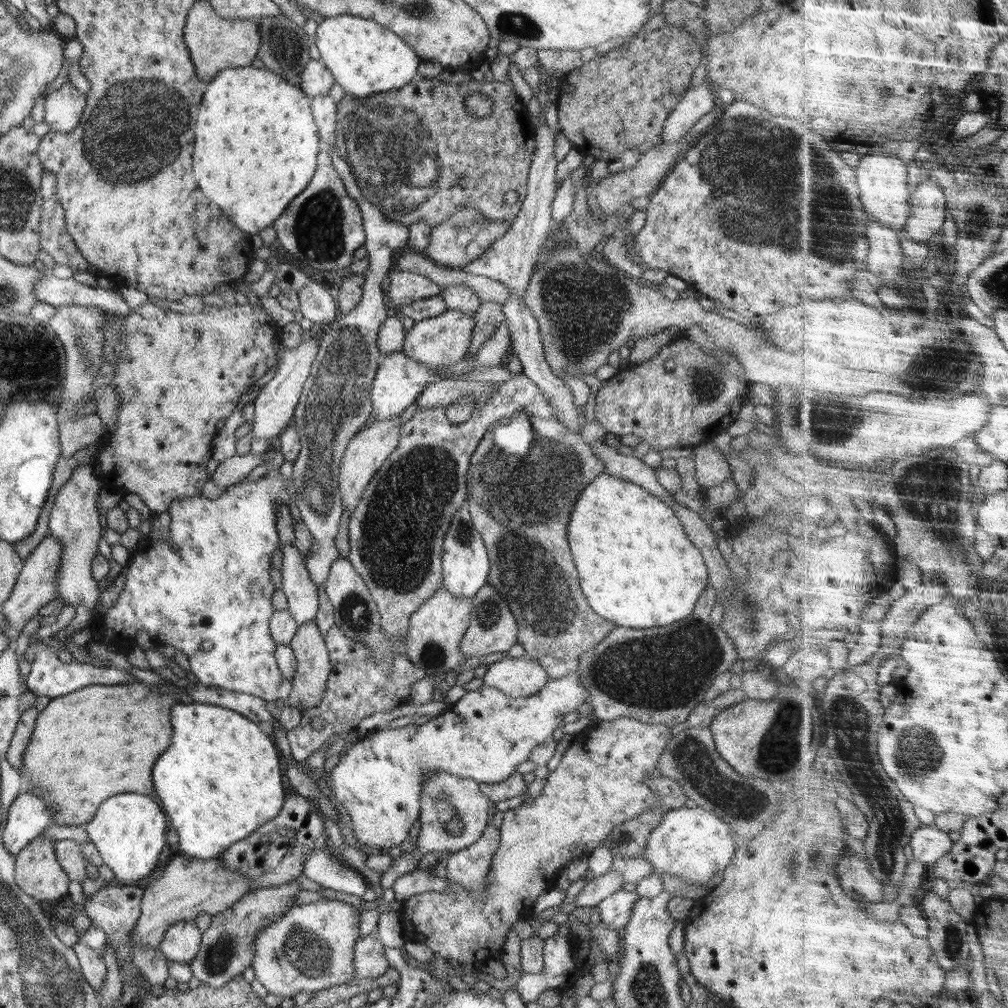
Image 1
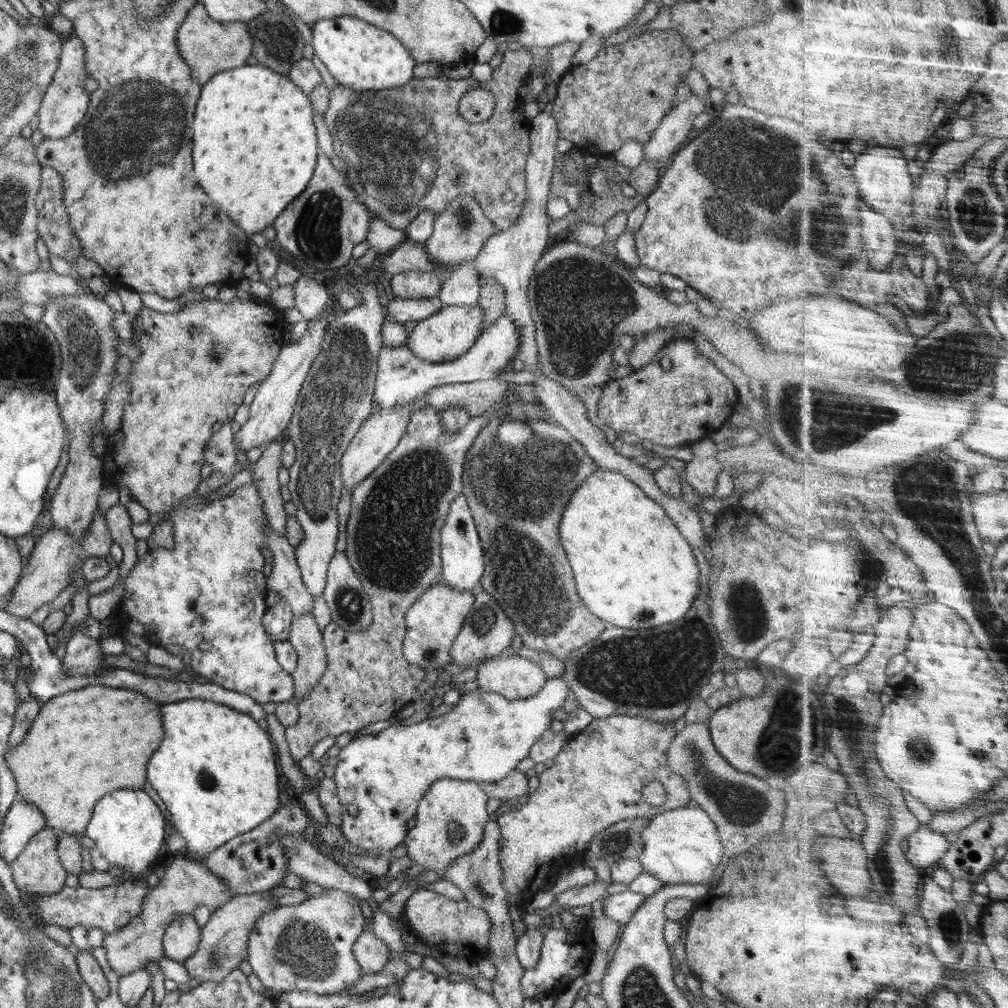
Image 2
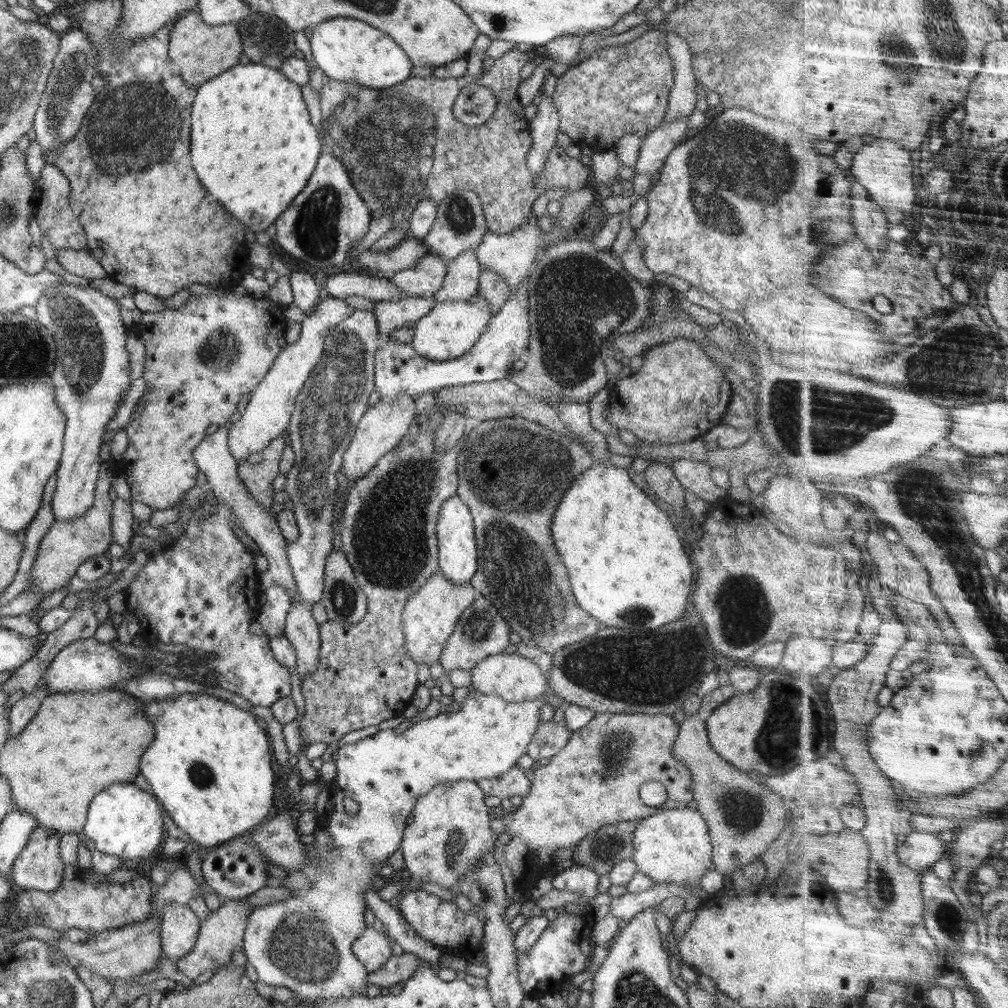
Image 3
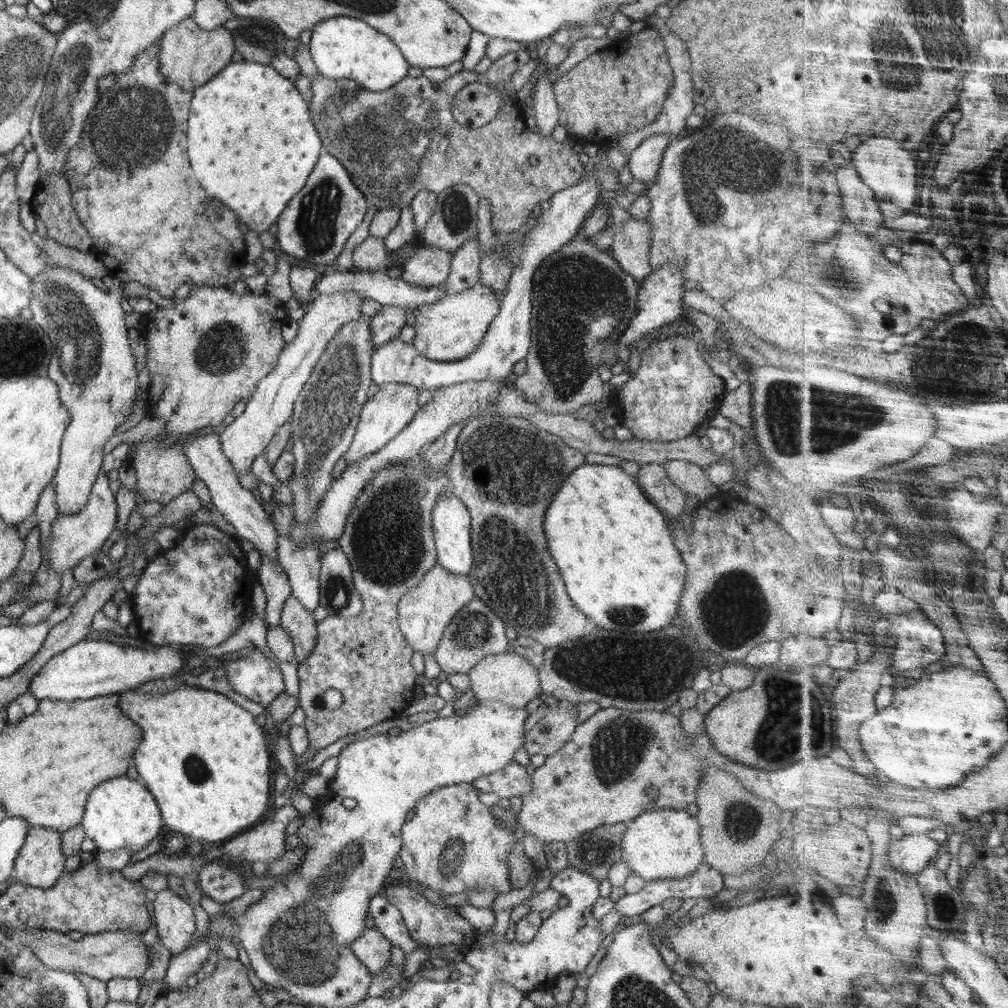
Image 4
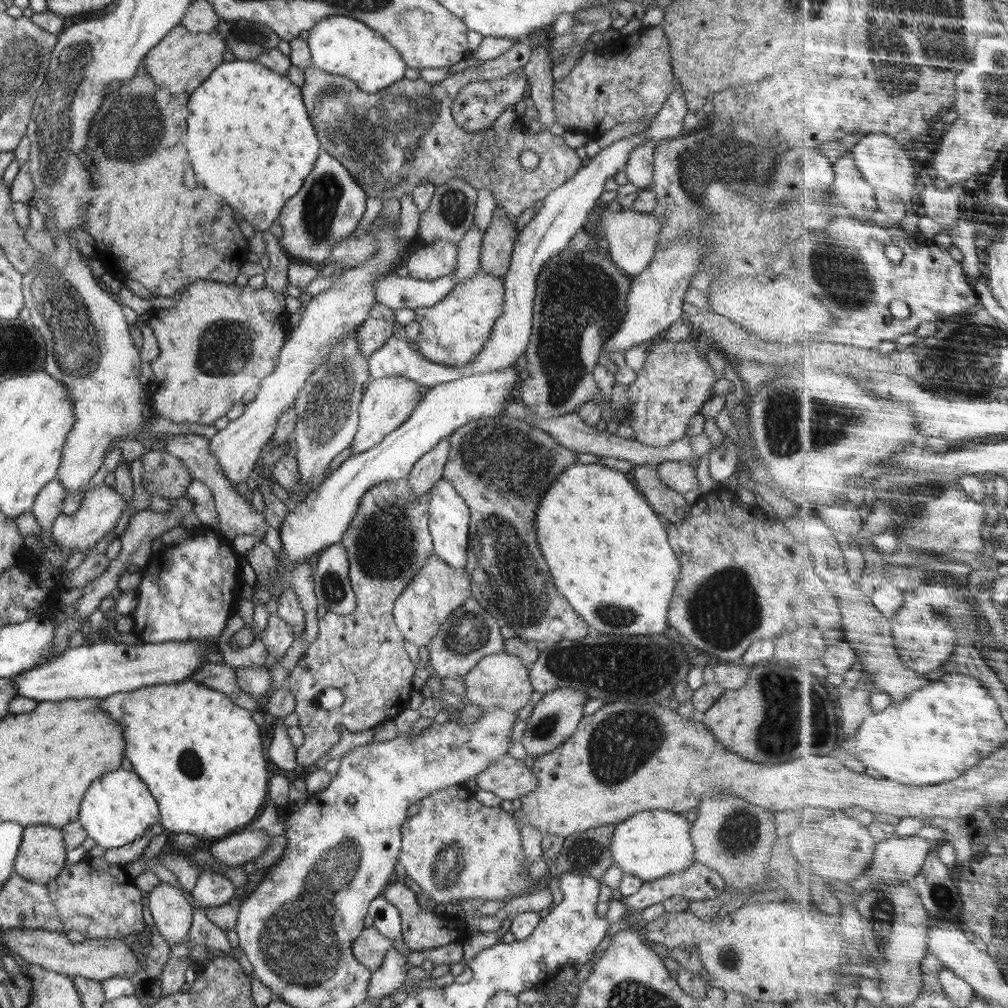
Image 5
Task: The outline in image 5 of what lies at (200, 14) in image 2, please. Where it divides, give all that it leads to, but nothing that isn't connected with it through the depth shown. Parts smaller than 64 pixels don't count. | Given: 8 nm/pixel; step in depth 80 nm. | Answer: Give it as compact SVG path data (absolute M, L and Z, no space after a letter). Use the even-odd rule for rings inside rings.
M182 24L174 26L165 38L143 59L148 75L160 88L167 88L172 96L192 93L214 72L216 66L223 64L223 54L228 49L226 41L218 31L210 33L190 33Z

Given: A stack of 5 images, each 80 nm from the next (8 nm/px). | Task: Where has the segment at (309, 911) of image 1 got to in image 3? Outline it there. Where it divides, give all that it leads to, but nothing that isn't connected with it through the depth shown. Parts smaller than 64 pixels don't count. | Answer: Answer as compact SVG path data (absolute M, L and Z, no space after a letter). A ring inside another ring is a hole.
M477 690L470 691L463 702L457 704L456 709L451 712L441 712L434 718L419 721L408 728L401 734L397 734L394 729L387 729L385 731L378 731L369 737L359 740L356 743L346 744L338 749L336 754L337 773L333 782L332 792L335 805L328 819L322 820L323 830L328 831L332 837L332 842L335 846L335 855L327 858L319 858L319 865L314 874L310 874L310 889L303 891L296 889L295 893L287 899L267 904L266 906L254 907L247 916L247 928L243 936L243 951L246 955L247 962L249 962L256 970L259 982L268 986L278 986L290 989L296 995L304 999L318 1000L320 998L330 999L350 999L364 993L366 990L367 971L364 966L356 959L352 953L352 943L365 931L367 926L364 924L364 911L366 903L364 900L365 890L369 890L374 886L374 878L379 875L381 864L388 860L398 848L401 846L404 829L406 828L406 818L412 812L417 798L425 795L434 788L435 784L441 782L456 782L456 781L477 781L480 779L498 778L501 774L508 772L512 766L516 765L518 759L522 754L526 754L528 744L532 740L532 735L536 732L538 718L540 716L540 708L545 705L544 697L539 696L534 700L519 702L506 702L499 696L490 694L482 694ZM344 798L353 798L359 806L358 812L353 816L346 813L343 805Z

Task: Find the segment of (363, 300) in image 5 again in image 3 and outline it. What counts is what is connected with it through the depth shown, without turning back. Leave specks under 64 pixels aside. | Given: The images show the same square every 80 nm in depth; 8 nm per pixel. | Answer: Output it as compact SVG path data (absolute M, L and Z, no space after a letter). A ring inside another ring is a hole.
M323 295L315 309L301 322L301 333L292 344L287 344L274 359L267 375L254 387L245 412L228 431L230 454L240 462L255 452L260 453L278 435L285 435L295 400L303 389L312 369L321 359L324 343L329 332L337 324L346 320L353 313L353 308L344 300L332 295Z

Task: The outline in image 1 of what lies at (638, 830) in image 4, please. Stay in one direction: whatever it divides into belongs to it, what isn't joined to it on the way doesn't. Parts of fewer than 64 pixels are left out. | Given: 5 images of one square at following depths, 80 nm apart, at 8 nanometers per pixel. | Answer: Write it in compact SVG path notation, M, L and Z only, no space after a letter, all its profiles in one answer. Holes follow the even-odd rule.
M681 807L670 809L659 822L659 825L650 831L644 855L653 867L657 875L669 874L670 876L681 876L683 880L689 880L700 885L707 886L710 878L720 870L724 870L731 864L731 860L738 848L735 848L731 837L731 828L727 822L720 822L718 817L702 807Z

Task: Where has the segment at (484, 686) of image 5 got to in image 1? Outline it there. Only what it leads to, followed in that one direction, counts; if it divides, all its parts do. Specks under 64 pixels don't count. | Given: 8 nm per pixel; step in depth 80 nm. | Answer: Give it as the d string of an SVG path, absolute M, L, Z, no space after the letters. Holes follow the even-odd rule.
M506 656L489 664L482 680L512 698L536 694L548 681L547 672L532 658Z

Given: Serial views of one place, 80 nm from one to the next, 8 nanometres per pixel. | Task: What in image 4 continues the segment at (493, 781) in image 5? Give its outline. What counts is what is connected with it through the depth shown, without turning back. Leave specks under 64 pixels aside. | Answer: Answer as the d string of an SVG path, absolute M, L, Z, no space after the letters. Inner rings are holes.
M512 760L502 770L478 777L471 782L481 792L494 792L500 798L522 796L533 790L532 776L526 773L525 767Z

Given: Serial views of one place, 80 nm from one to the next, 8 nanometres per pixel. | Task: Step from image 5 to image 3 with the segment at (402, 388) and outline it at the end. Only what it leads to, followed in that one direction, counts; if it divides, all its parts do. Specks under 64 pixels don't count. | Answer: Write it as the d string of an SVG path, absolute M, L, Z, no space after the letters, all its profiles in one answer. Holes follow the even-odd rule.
M404 392L394 400L380 399L374 406L368 407L357 424L351 443L343 454L343 470L346 478L354 482L372 470L378 460L390 452L402 441L409 432L410 425L415 417L414 399Z

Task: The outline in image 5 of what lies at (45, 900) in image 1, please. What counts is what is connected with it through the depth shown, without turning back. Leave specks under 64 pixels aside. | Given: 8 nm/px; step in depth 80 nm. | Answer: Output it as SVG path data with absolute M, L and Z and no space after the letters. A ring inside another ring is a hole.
M48 825L24 827L14 873L26 880L47 883L54 880L67 862L63 832Z

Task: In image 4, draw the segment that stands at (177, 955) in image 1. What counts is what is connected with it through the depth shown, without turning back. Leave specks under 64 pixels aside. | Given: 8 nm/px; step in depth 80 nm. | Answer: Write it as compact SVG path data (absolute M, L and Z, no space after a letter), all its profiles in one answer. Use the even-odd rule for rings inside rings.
M169 888L156 893L151 911L159 939L171 955L186 951L196 930L194 905Z

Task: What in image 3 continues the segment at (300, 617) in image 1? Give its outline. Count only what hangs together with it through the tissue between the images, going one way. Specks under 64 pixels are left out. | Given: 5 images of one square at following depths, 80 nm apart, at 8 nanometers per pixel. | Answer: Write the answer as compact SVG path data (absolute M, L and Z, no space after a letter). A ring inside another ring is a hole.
M224 426L214 427L198 443L198 446L192 451L196 466L200 472L206 475L208 485L212 487L212 493L218 503L226 503L234 511L234 515L238 519L237 524L260 547L262 555L266 556L269 561L268 569L258 576L260 590L264 591L269 586L278 585L287 592L292 605L296 604L296 602L302 602L286 554L288 542L281 534L277 521L268 516L268 512L252 498L252 495L247 492L243 482L239 479L237 474L238 462L233 454L230 454L228 448L228 431Z

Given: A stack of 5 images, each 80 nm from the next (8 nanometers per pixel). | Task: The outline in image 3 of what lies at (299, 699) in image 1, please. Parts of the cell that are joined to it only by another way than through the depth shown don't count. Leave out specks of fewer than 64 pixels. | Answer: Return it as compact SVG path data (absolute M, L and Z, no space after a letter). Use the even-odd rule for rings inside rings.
M296 602L286 614L285 637L295 648L297 663L295 666L301 681L318 666L321 636L319 624L310 613L310 608L302 602Z

